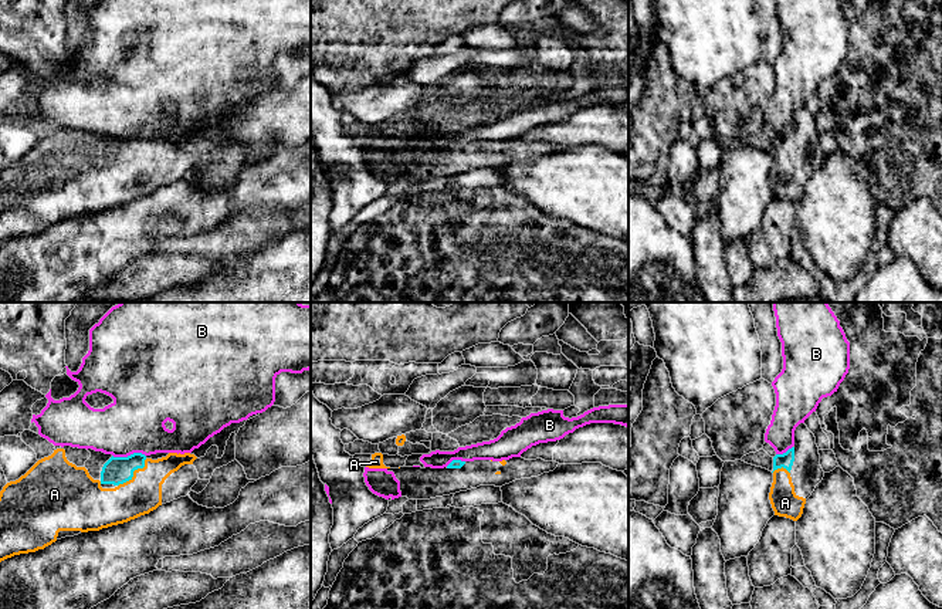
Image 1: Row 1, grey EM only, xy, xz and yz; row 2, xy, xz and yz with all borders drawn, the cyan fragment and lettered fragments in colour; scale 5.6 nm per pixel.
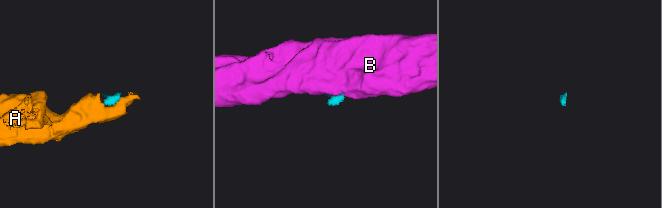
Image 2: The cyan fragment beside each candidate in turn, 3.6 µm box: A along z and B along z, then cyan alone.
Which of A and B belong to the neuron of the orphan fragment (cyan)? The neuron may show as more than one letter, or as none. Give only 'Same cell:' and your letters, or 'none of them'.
Same cell: A

